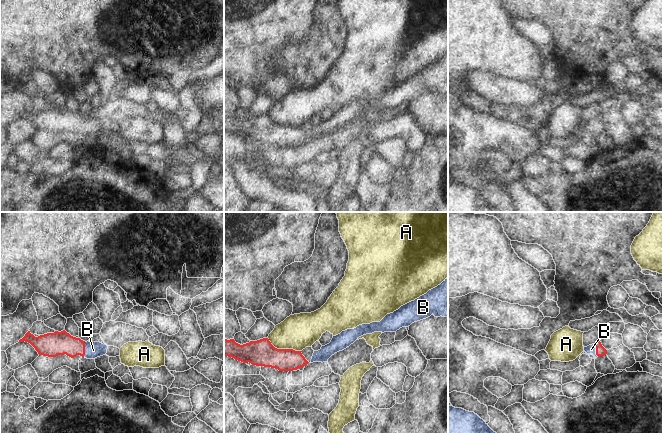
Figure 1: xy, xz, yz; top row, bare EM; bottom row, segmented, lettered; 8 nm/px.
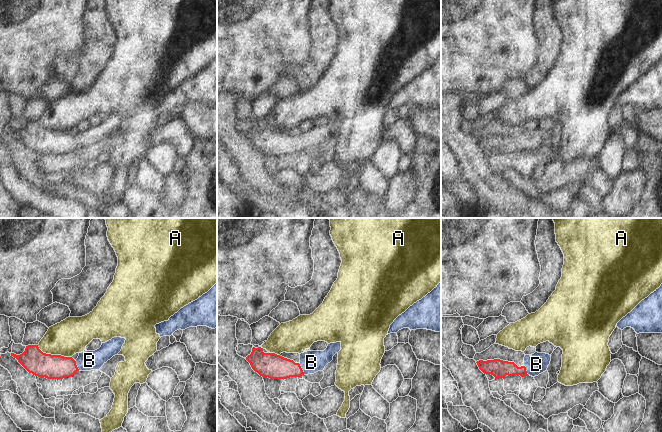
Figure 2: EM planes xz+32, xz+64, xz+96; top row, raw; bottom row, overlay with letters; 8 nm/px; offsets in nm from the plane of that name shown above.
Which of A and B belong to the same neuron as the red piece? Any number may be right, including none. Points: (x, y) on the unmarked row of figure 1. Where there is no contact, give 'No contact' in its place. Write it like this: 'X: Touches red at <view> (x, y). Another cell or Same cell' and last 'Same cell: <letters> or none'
A: Touches red at xz (283, 125). Another cell
B: Touches red at xy (84, 125). Same cell
Same cell: B.

